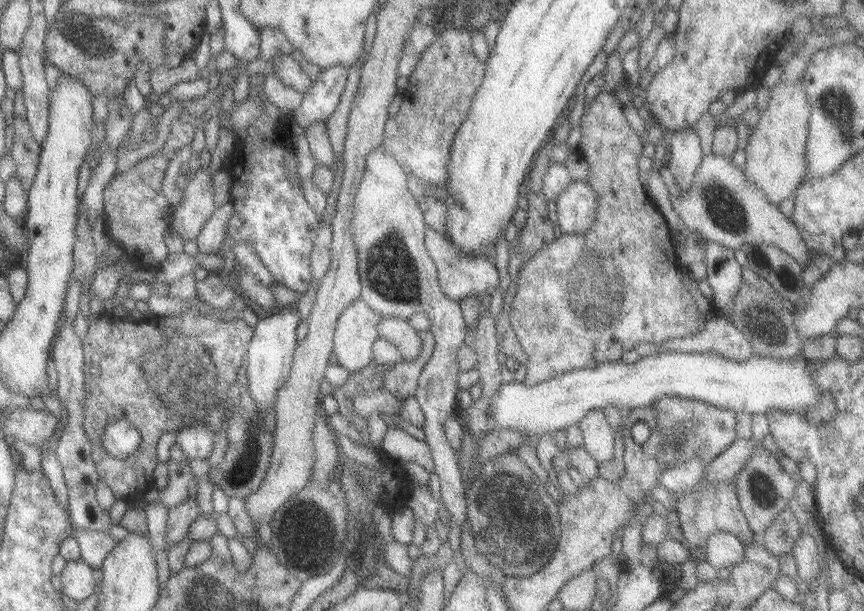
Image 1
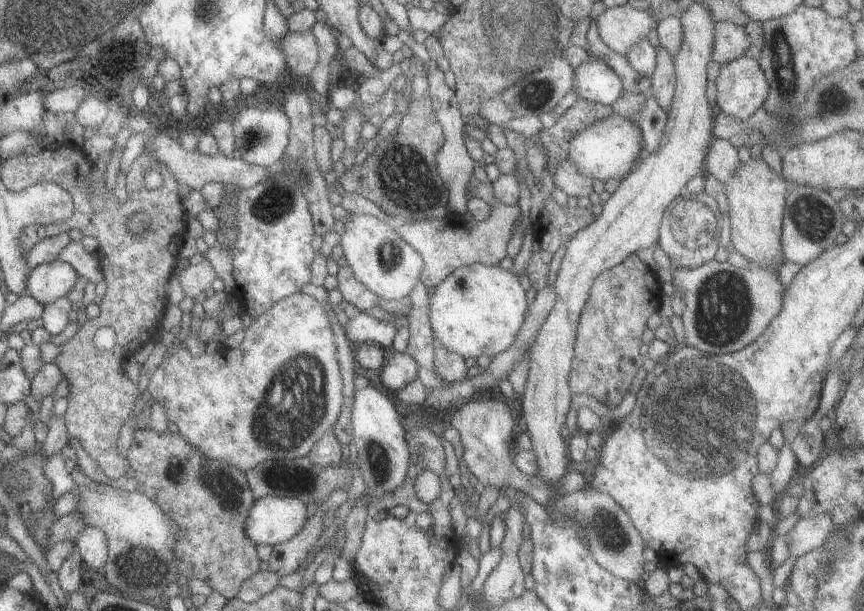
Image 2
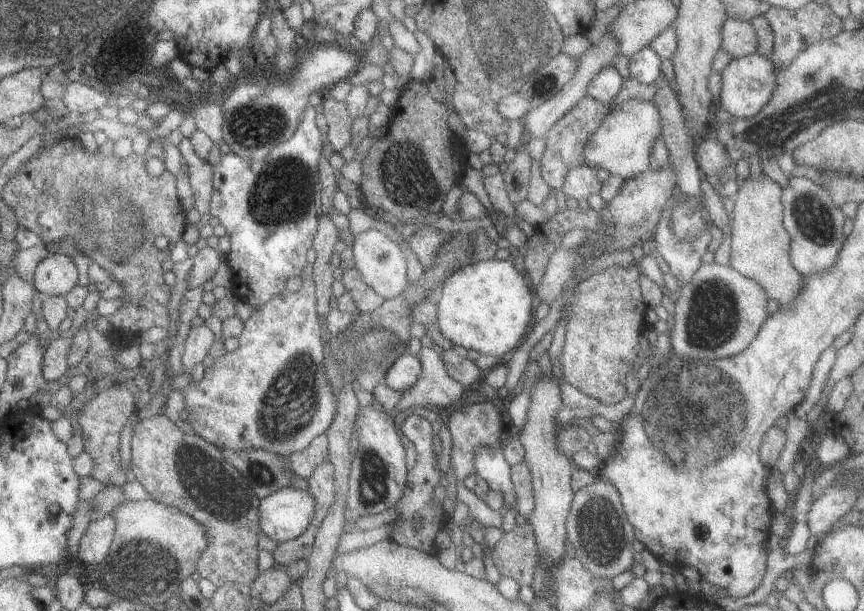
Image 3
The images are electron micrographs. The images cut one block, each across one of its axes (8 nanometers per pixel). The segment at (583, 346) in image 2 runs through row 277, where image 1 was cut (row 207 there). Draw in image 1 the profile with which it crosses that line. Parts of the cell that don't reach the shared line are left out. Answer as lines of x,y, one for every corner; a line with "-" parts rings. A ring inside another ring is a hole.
599,92
589,104
584,106
579,130
581,138
579,147
575,151
575,157
585,160
588,166
586,183
596,195
597,208
595,208
595,218
593,218
589,230
585,230
585,232
579,232
579,234
557,234
553,240
545,243
531,255
531,258
523,261
521,267
519,267
517,287
514,290
511,305
509,306
509,324
527,360
525,376
520,383
524,386
543,383
543,381
549,380
552,376
573,369
589,368
597,363
620,360
621,356
624,356
627,351
632,351
633,346
637,343
648,342
654,346
660,346
663,341
671,341
671,339
693,335
693,333
701,331
703,325
705,325
704,319
701,317
699,310
697,310
697,306
695,306
693,296
691,296
681,280
680,273
683,269
678,264
675,247
673,247
670,236
670,226
663,220
663,216
661,216
656,206
644,196
644,189
639,181
640,172
637,169
638,160
641,158
641,140
635,135
633,129
629,127
629,123
627,123
623,115
623,108
612,93

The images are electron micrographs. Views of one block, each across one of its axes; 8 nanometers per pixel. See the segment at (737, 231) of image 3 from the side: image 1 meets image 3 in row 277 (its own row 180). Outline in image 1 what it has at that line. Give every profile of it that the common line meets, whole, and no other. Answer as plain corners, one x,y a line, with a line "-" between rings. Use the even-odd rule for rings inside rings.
801,80
779,81
771,88
767,107
759,112
759,119
751,127
751,135
744,148
745,164
741,172
749,184
753,184
767,202
777,206
792,197
794,190
805,178
805,141
809,120
807,96
801,88

